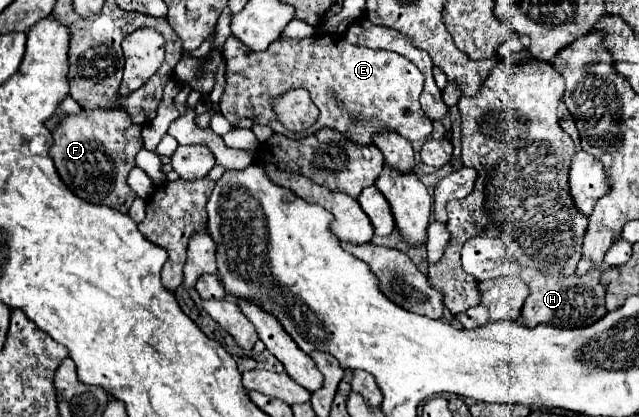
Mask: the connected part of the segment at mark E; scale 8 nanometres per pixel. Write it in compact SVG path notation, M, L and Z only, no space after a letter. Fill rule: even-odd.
M231 34L223 44L223 54L227 58L227 86L219 110L235 126L251 128L253 124L265 124L271 126L273 132L287 134L287 138L303 138L307 136L305 132L313 134L327 126L347 134L359 144L369 144L371 134L383 128L395 130L411 142L431 134L431 120L419 106L423 74L397 52L353 46L339 34L321 34L305 40L281 38L267 50L253 52ZM291 88L305 88L319 108L317 122L299 134L287 132L287 128L281 126L271 104L273 98L279 98ZM241 118L251 122L241 122Z

